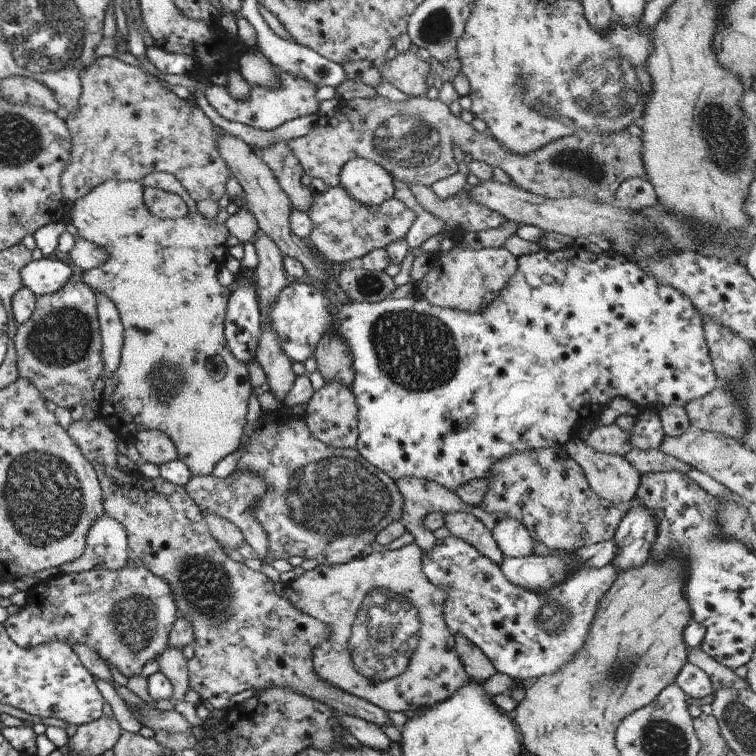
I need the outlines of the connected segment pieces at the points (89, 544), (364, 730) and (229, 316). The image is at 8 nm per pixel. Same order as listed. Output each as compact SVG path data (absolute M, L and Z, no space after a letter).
M99 516L85 534L83 554L74 561L61 564L61 573L78 573L91 569L121 570L130 555L126 532L114 518Z
M345 713L337 714L337 720L339 720L339 726L341 728L347 728L347 733L351 734L357 742L371 750L388 750L391 740L385 736L385 732L380 727L365 722L360 718L353 718L353 716L347 716Z
M241 276L237 286L231 289L229 300L227 300L227 310L225 310L225 318L223 319L223 332L229 352L233 354L235 360L239 360L243 364L248 364L255 358L257 342L259 342L259 334L261 334L259 319L260 312L256 299L256 290L253 290L251 276Z

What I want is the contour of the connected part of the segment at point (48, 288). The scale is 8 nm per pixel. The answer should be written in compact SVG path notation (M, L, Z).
M43 257L25 264L19 272L21 284L35 296L48 295L61 290L72 279L73 270L59 261Z

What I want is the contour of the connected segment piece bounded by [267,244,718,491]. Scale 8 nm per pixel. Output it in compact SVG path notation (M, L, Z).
M573 244L564 246L556 251L539 249L516 258L517 268L509 282L501 288L501 294L489 302L481 312L469 314L461 310L451 310L429 304L417 293L413 296L400 299L386 298L375 303L349 302L341 306L335 306L327 300L327 296L317 285L305 284L305 282L289 282L275 298L273 306L267 312L267 320L271 330L277 336L281 352L293 362L307 360L314 354L317 342L323 334L333 334L345 340L349 354L351 354L351 366L353 366L353 382L349 390L357 404L357 442L355 450L367 460L369 464L386 474L391 480L397 481L401 476L415 476L425 481L435 482L447 488L455 490L457 486L465 482L485 477L489 468L495 464L495 460L515 454L519 450L539 450L539 448L551 448L562 446L572 438L572 432L586 419L595 421L602 408L615 397L630 400L640 410L645 410L661 404L661 406L675 405L684 408L687 402L703 398L705 394L713 392L718 385L711 357L707 350L705 336L703 336L702 319L691 302L675 288L655 282L651 275L647 276L635 261L617 253L593 254Z

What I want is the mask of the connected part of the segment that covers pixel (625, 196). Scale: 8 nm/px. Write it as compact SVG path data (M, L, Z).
M627 178L619 184L615 192L616 202L623 207L631 209L654 206L657 196L653 192L653 186L642 178Z

